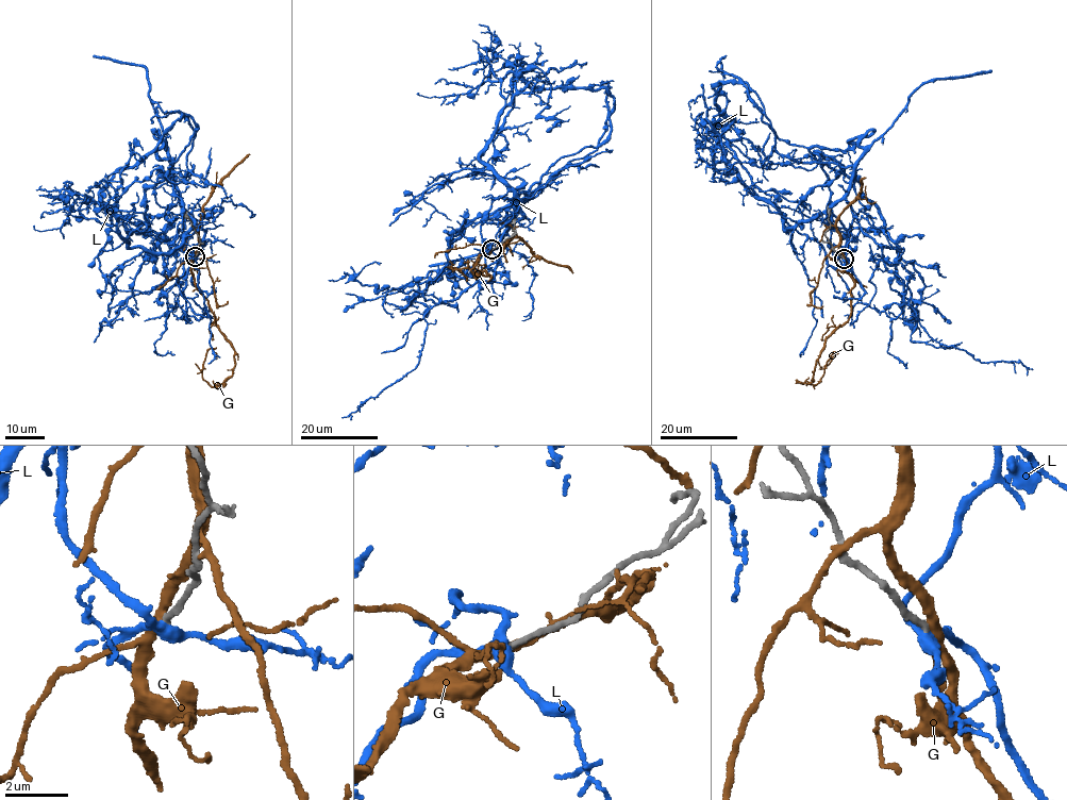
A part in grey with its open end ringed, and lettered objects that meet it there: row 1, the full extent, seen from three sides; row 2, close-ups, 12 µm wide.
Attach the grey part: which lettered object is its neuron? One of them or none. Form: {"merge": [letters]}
{"merge": []}

